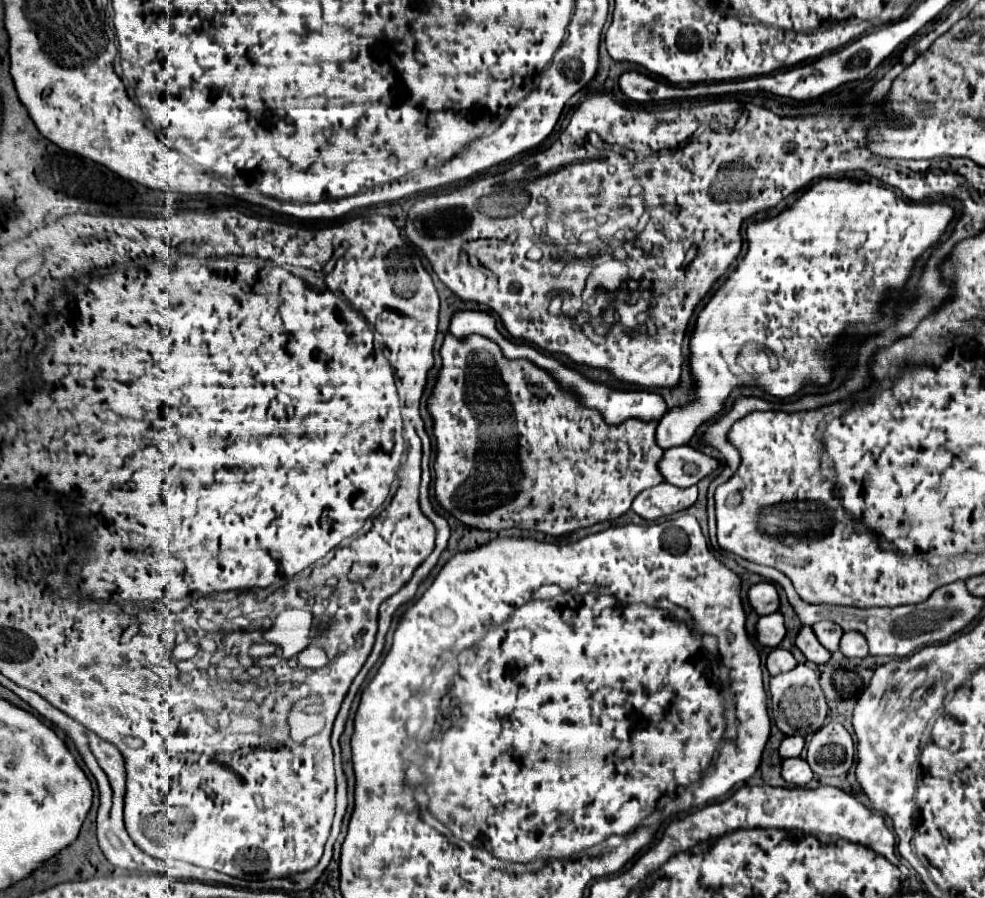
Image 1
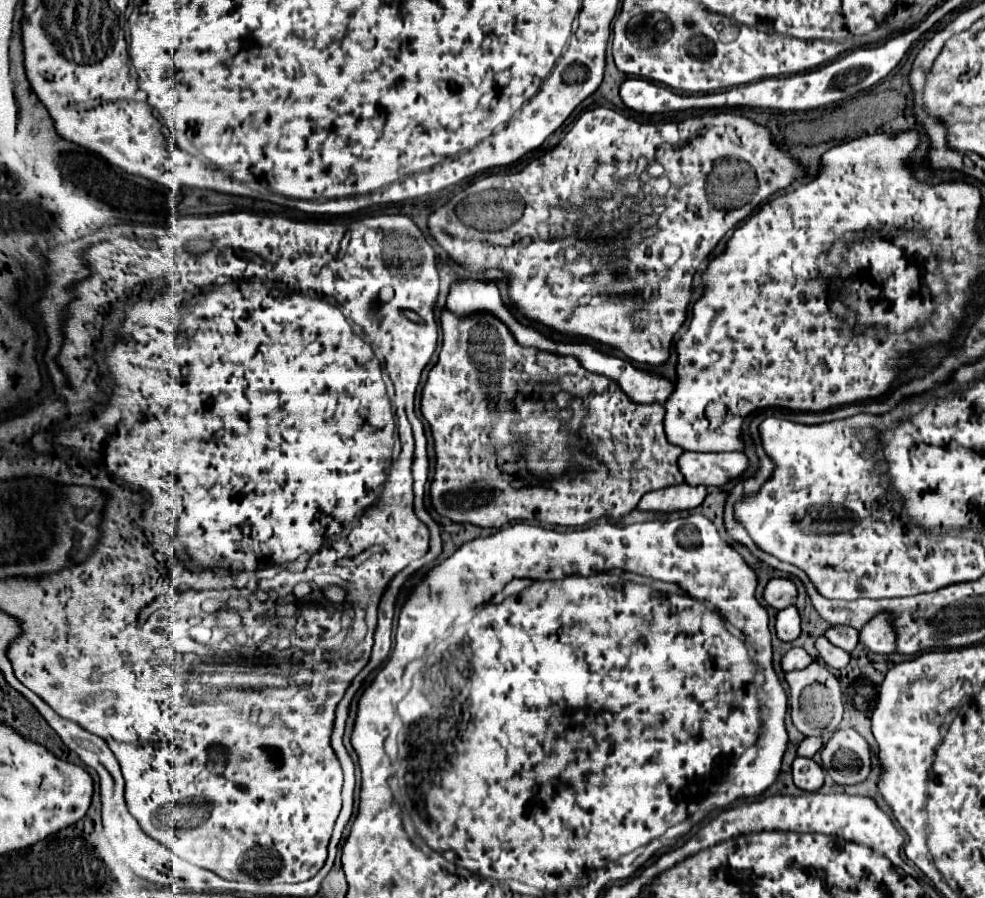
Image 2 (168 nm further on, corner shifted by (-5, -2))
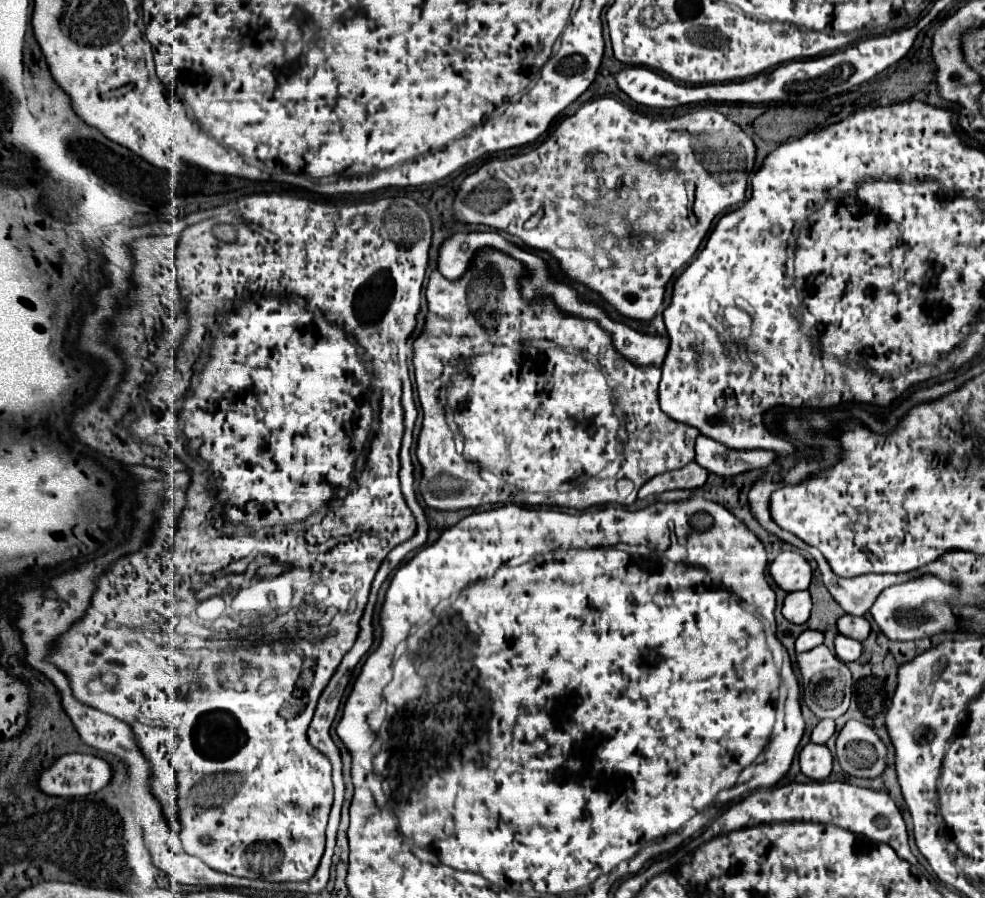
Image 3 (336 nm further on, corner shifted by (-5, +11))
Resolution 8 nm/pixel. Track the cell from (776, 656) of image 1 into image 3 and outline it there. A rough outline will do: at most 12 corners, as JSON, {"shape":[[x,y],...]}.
{"shape":[[805,630],[795,642],[795,652],[823,644],[823,634]]}

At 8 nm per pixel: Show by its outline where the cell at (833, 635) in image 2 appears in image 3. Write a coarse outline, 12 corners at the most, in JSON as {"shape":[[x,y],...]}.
{"shape":[[845,614],[837,620],[843,636],[863,642],[871,626],[865,618]]}

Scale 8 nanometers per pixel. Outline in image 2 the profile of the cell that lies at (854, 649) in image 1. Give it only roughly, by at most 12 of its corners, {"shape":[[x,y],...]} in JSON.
{"shape":[[881,611],[861,629],[873,653],[895,653],[893,615]]}

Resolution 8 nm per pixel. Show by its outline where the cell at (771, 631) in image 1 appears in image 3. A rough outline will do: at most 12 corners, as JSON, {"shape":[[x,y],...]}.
{"shape":[[807,590],[785,596],[783,616],[805,624],[811,612]]}

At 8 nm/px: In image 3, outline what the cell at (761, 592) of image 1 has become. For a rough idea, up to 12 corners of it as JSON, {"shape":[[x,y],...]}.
{"shape":[[781,552],[769,566],[785,592],[805,590],[811,568],[799,552]]}

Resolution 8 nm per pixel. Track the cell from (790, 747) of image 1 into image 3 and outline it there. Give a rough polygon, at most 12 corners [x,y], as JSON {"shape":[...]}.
{"shape":[[821,720],[811,732],[811,742],[825,744],[835,732],[833,720]]}

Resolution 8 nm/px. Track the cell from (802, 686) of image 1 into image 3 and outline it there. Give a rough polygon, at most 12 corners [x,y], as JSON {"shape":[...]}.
{"shape":[[827,646],[797,654],[803,700],[835,720],[851,702],[849,668]]}

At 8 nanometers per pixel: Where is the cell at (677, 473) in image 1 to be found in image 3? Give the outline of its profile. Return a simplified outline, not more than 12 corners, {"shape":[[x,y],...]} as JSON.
{"shape":[[697,436],[695,462],[717,476],[767,468],[769,450],[733,450]]}

